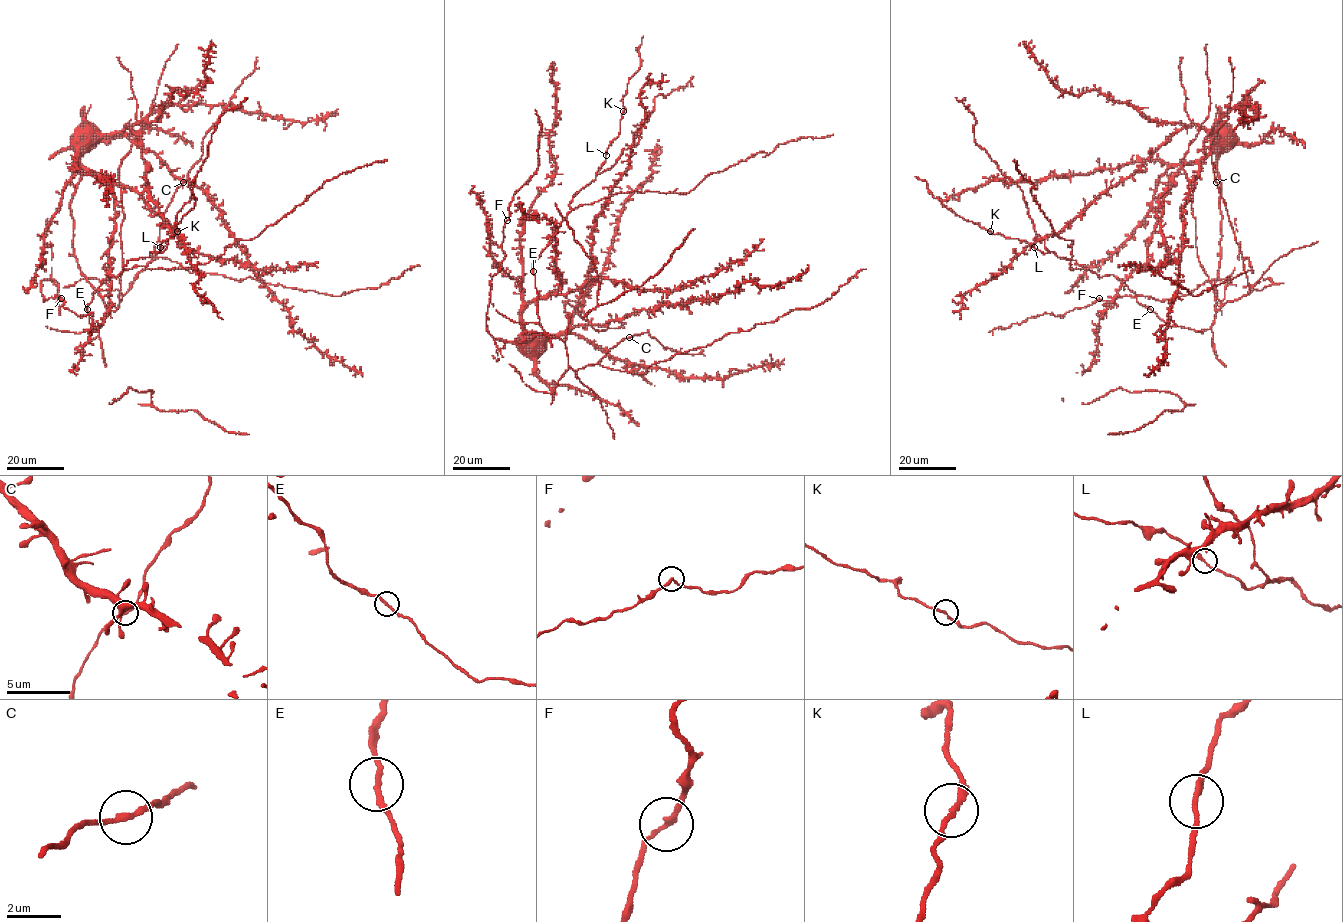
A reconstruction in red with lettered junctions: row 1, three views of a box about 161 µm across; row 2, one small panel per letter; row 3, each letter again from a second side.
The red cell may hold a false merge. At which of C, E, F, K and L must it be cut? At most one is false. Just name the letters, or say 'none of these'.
none of these

